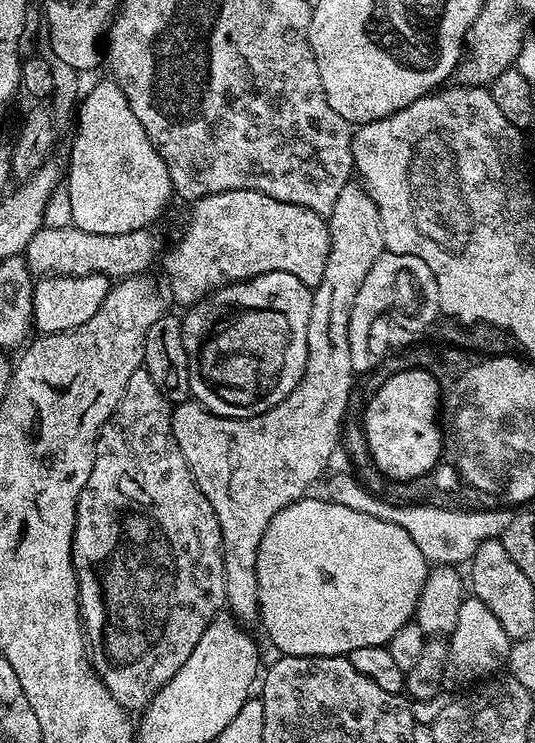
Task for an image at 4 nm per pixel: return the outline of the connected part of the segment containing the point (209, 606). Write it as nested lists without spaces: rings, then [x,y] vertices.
[[[142,366],[130,374],[130,382],[126,382],[126,394],[118,402],[114,414],[104,423],[100,430],[100,439],[96,442],[94,470],[90,470],[90,478],[80,492],[76,525],[72,539],[72,566],[76,571],[78,594],[80,595],[80,622],[84,625],[84,639],[88,645],[92,668],[101,682],[110,690],[125,710],[143,710],[148,703],[182,670],[186,658],[198,646],[198,638],[206,634],[206,626],[226,608],[226,574],[224,573],[224,547],[222,546],[222,530],[218,526],[218,514],[214,514],[214,506],[202,494],[202,490],[192,481],[192,471],[186,466],[186,458],[182,458],[182,450],[178,450],[178,442],[172,429],[173,405],[169,403],[162,391],[154,386],[154,381]]]

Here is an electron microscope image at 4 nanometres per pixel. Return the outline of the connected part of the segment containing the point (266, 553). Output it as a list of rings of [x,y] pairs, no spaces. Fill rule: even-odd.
[[[305,498],[296,500],[286,510],[278,510],[262,534],[262,546],[258,546],[258,602],[260,603],[259,623],[264,624],[264,632],[272,639],[277,653],[285,656],[347,656],[349,652],[359,650],[361,646],[386,646],[406,626],[416,614],[416,603],[420,601],[422,586],[426,582],[430,565],[428,559],[414,546],[410,534],[402,526],[382,522],[382,518],[370,518],[370,514],[358,514],[358,510],[349,510],[347,506],[338,506],[323,498]]]

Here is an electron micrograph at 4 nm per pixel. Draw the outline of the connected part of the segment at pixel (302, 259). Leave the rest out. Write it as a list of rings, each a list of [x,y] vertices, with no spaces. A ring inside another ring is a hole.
[[[258,190],[210,194],[195,201],[191,208],[184,233],[162,256],[168,288],[183,306],[197,304],[217,288],[271,272],[294,274],[298,282],[313,290],[322,282],[332,243],[327,219],[321,213],[306,206],[278,202],[278,198]]]

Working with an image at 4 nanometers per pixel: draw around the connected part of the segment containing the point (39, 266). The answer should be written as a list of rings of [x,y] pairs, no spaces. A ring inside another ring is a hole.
[[[72,224],[45,226],[30,238],[28,249],[22,254],[28,268],[37,277],[49,274],[57,276],[85,276],[98,274],[119,282],[130,276],[149,271],[148,267],[161,255],[164,245],[151,227],[130,230],[126,234],[90,234]]]

